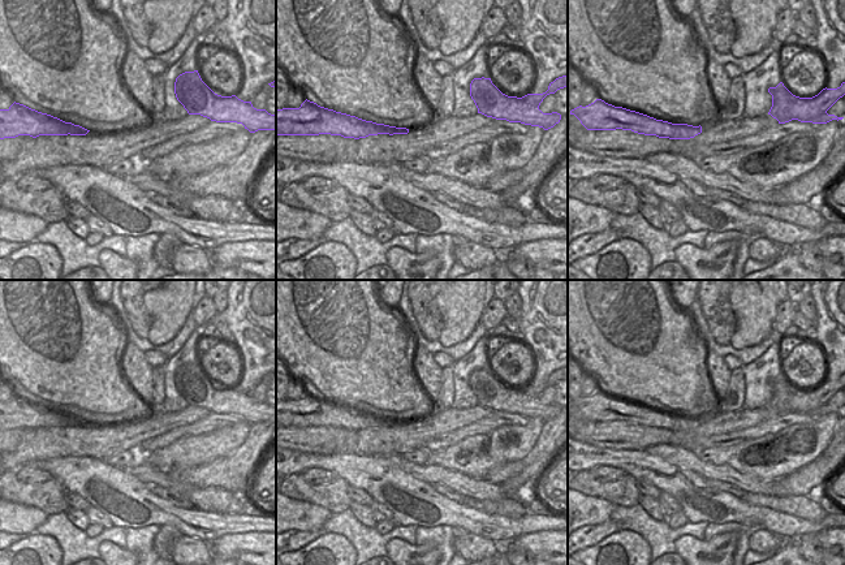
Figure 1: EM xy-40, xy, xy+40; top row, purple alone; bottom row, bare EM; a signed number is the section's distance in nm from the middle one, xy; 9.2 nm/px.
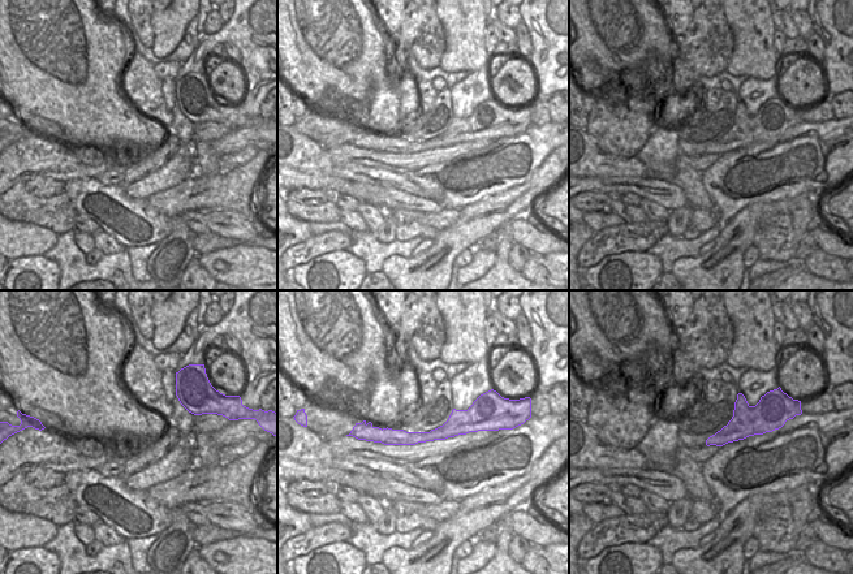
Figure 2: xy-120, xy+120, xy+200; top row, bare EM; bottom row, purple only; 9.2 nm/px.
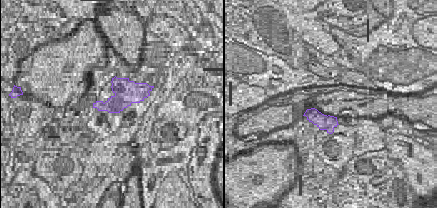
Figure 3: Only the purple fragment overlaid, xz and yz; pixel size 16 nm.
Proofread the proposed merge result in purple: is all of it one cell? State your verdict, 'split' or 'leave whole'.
split

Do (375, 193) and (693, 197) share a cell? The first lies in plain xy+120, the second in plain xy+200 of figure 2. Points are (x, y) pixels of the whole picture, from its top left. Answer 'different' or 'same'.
different

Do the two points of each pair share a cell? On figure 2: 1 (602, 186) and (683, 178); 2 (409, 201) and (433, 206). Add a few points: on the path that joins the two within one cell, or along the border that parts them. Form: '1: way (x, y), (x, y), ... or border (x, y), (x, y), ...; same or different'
1: border (673, 182), (680, 188), (690, 204); different
2: way (414, 203), (427, 204); same

